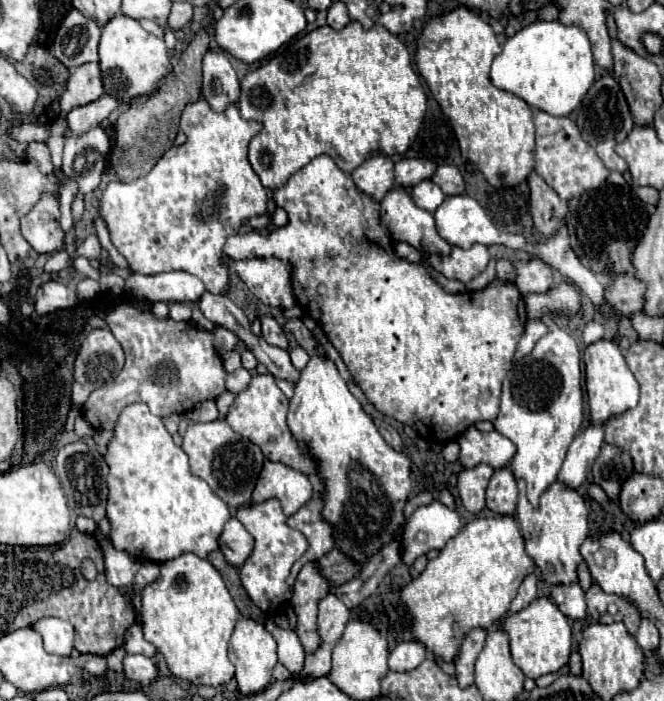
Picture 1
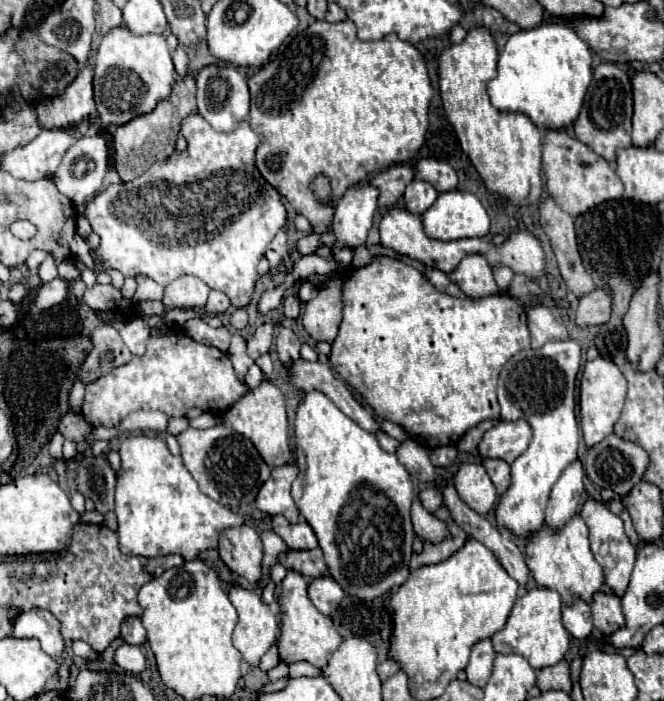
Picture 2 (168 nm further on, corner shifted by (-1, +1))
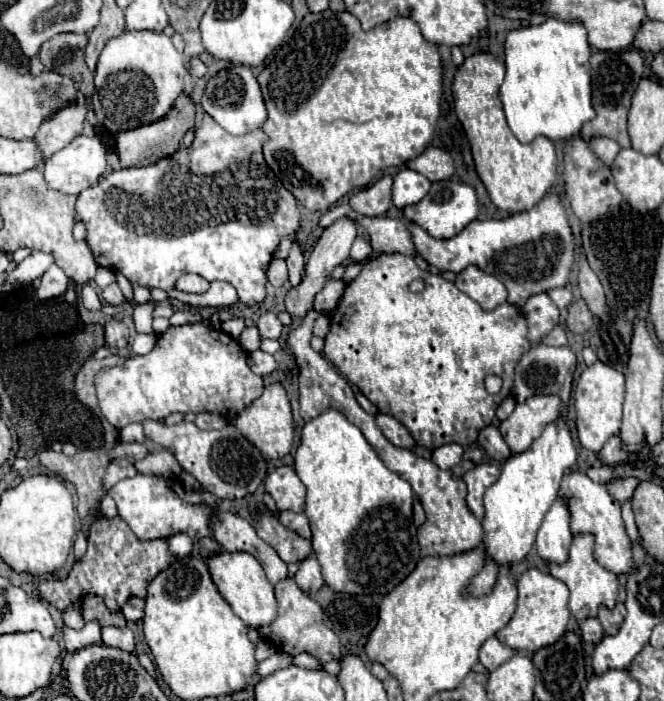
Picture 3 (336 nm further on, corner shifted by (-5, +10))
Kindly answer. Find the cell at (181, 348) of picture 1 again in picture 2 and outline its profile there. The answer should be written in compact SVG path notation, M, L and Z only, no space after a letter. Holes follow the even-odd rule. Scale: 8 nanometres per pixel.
M172 329L168 335L152 335L146 355L132 357L120 369L112 369L112 373L88 383L82 413L94 427L118 427L126 415L140 409L178 417L198 407L216 415L224 413L248 391L248 385L238 379L226 353L190 339L182 329Z

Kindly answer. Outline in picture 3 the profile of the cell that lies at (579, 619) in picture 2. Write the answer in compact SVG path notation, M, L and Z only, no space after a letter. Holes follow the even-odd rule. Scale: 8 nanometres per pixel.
M584 618L578 622L578 630L580 630L580 636L588 642L588 644L598 644L604 636L604 630L602 630L602 624L598 622L598 618Z

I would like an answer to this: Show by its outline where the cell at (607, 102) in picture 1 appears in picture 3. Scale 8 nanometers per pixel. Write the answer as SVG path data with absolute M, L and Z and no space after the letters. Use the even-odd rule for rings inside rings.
M636 48L622 50L622 52L596 52L592 54L592 106L596 110L596 118L582 126L580 136L588 142L592 138L610 138L618 142L622 148L630 148L628 138L628 110L632 102L632 94L638 88L638 82L644 74L644 62Z

